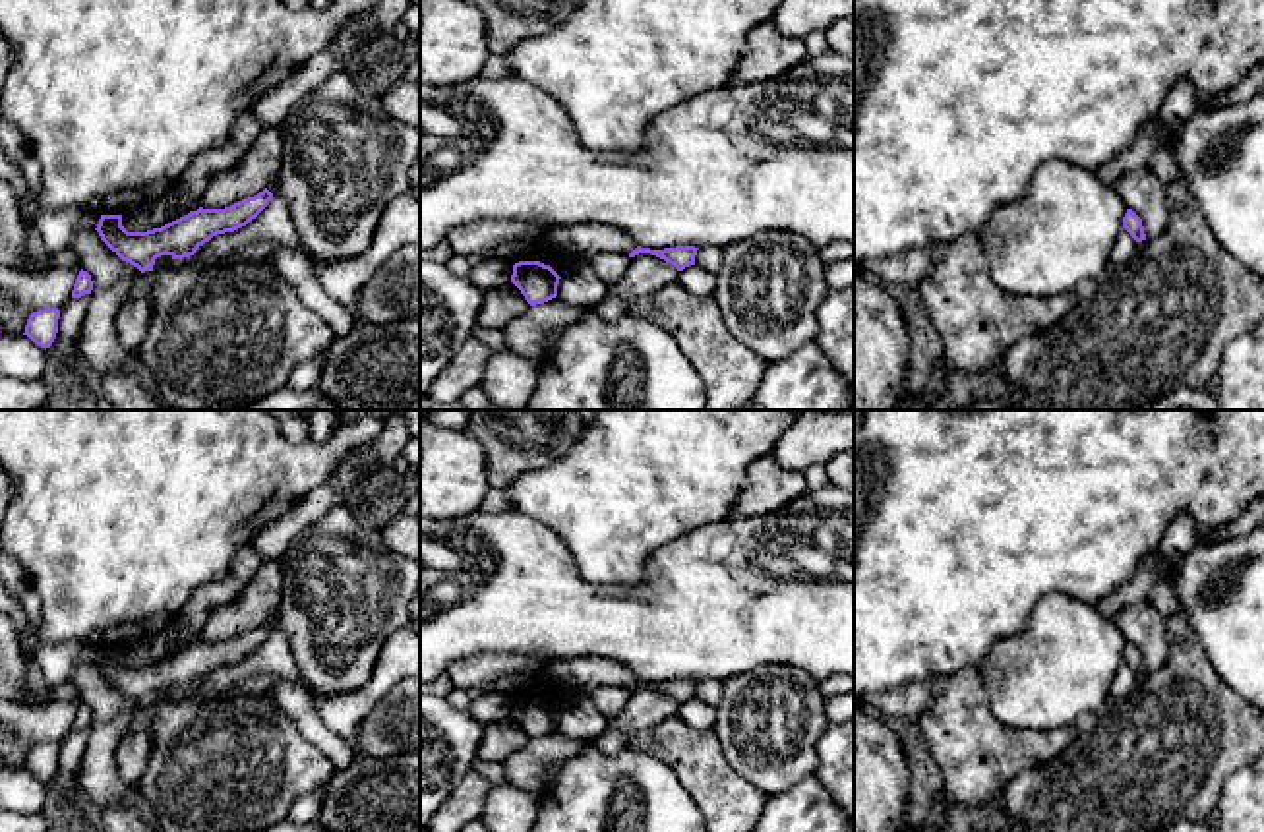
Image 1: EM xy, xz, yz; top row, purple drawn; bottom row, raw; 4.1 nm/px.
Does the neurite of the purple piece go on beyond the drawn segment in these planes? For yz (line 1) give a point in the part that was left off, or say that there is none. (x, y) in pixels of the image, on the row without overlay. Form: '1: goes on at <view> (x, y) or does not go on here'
1: does not go on here

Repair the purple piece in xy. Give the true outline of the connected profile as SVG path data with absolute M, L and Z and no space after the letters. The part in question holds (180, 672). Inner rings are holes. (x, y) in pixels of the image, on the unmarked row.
M346 505L329 507L279 557L283 596L275 621L225 642L190 644L147 666L128 666L122 648L101 648L101 673L141 706L153 704L155 693L184 693L217 668L234 666L256 652L273 631L281 631L296 658L298 677L316 698L329 698L364 687L387 639L410 619L410 604L420 592L420 565L385 544L381 532L362 524Z

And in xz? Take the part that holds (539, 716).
M519 695L513 698L511 716L530 739L544 737L557 729L559 708L540 695Z

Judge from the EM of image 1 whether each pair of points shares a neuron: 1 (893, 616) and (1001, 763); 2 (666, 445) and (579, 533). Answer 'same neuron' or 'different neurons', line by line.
1: different neurons
2: same neuron

